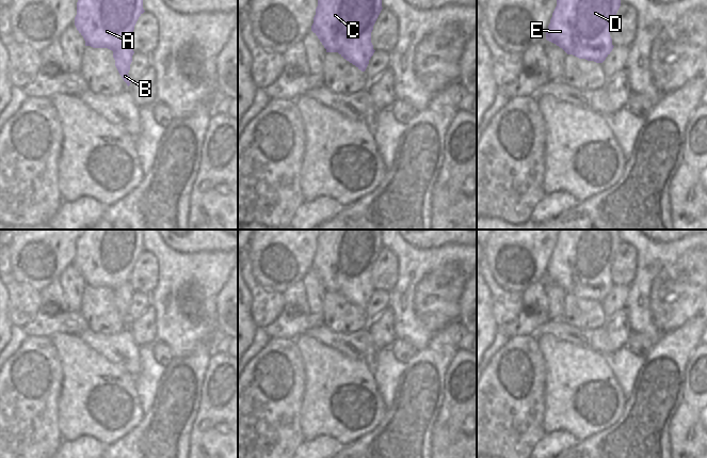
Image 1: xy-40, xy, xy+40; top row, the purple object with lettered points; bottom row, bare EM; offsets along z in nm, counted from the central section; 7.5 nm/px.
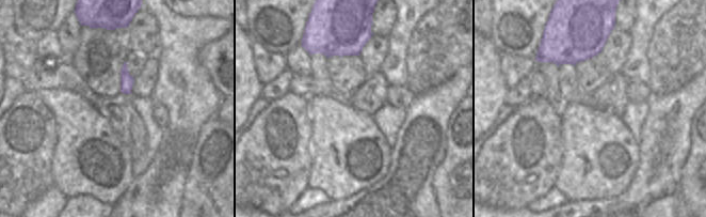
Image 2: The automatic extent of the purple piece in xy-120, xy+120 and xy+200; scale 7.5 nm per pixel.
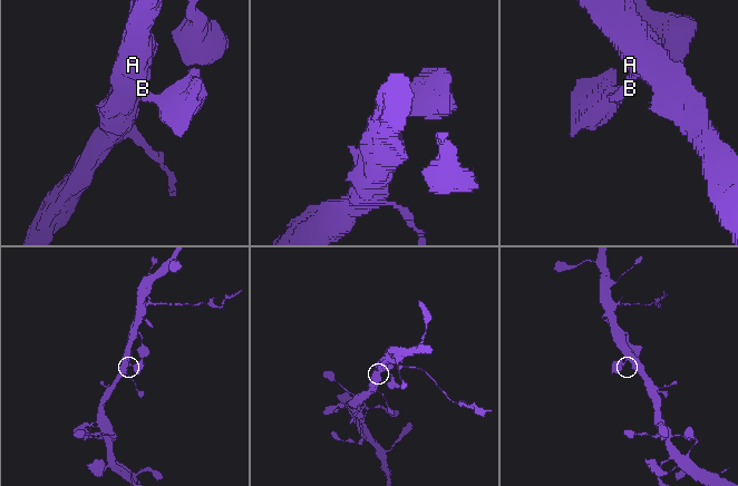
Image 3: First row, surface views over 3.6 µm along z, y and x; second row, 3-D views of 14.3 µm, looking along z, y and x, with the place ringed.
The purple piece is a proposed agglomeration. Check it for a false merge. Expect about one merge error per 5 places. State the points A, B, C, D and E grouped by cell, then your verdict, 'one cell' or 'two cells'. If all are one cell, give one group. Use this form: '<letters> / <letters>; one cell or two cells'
A B C D E; one cell

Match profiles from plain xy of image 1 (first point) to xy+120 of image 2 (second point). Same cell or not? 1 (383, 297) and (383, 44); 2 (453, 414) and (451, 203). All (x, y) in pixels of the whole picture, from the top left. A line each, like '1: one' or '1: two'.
1: one
2: one

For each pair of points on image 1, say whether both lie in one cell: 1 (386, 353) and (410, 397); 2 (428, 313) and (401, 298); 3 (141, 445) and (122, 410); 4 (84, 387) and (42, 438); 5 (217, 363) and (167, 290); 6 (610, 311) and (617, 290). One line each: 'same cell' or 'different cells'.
1: different cells
2: different cells
3: different cells
4: different cells
5: different cells
6: same cell

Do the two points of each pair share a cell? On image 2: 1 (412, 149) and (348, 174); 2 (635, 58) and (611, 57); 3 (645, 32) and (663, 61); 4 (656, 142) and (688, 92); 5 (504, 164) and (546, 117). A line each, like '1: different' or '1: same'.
1: different
2: different
3: different
4: same
5: same

